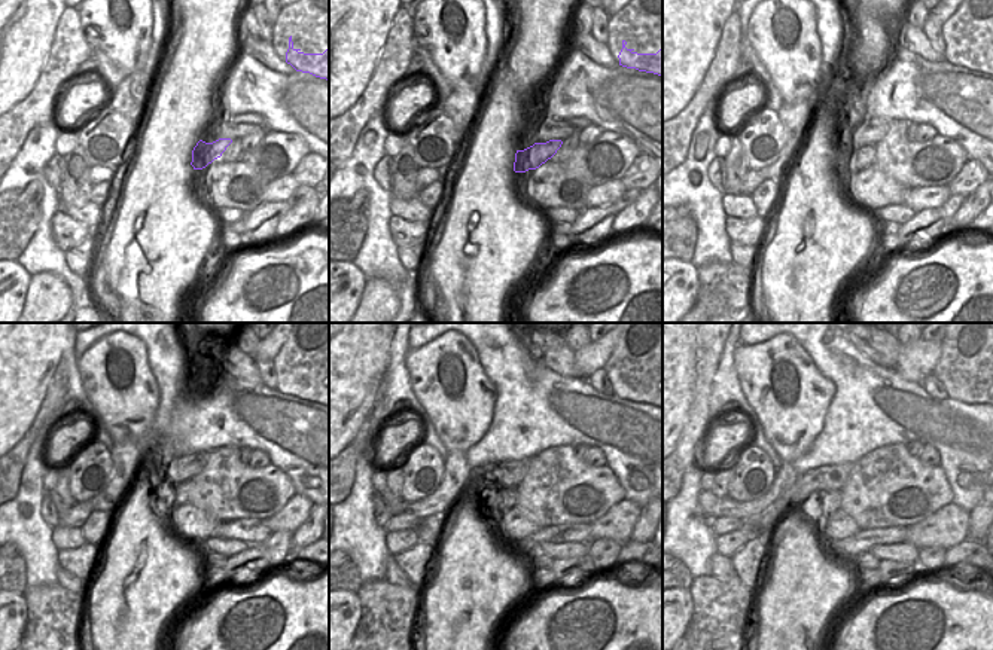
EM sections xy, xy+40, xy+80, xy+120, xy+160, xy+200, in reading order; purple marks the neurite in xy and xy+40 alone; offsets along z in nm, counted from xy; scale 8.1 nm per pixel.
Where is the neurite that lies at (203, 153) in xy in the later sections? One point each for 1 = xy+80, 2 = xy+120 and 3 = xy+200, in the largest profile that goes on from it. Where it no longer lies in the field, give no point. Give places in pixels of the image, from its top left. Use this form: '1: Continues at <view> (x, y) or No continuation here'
1: Continues at xy+80 (864, 158)
2: Continues at xy+120 (177, 494)
3: Continues at xy+200 (819, 506)

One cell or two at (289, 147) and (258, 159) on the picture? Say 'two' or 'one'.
one

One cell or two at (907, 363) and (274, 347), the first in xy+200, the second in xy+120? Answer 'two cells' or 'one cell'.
one cell

